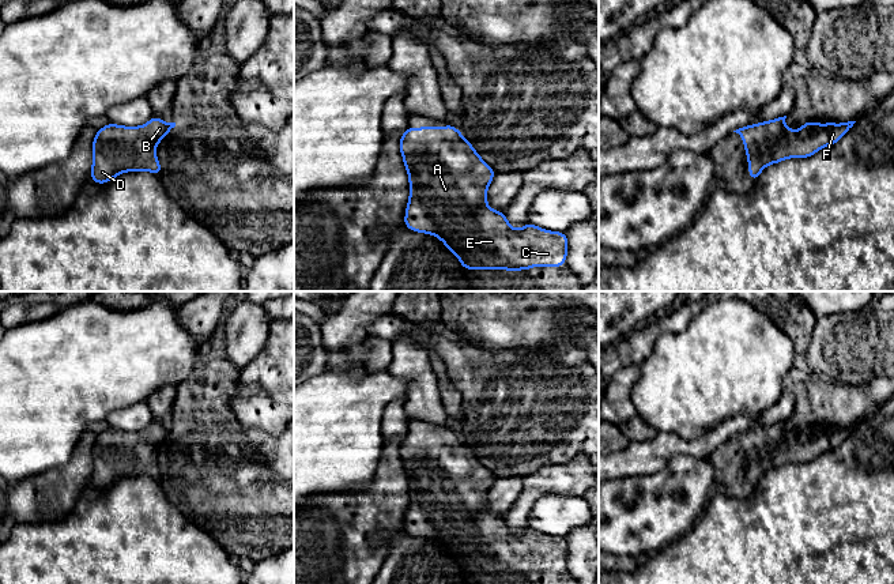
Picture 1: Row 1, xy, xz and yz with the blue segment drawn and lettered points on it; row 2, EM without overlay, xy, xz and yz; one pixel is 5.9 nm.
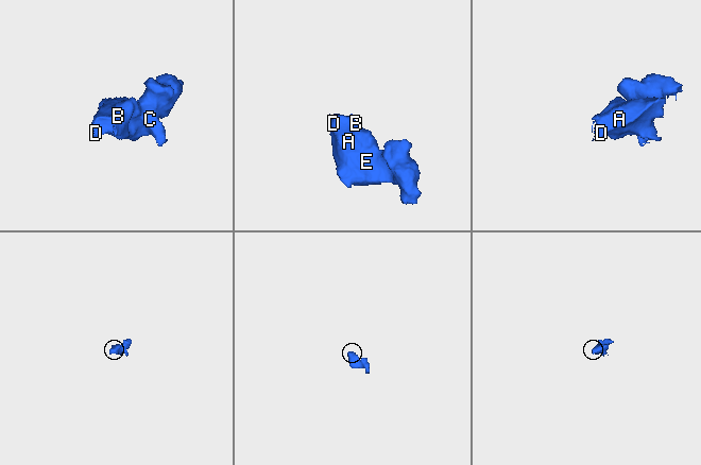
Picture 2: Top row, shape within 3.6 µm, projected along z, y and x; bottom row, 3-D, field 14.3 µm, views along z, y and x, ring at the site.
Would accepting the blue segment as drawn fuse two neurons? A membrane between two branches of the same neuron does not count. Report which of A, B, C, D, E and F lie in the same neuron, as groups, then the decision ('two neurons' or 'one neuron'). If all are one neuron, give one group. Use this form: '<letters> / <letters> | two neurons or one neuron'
A B C D E F | one neuron

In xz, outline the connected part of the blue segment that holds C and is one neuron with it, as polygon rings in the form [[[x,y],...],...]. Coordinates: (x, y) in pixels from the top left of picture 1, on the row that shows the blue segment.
[[[407,125],[400,140],[400,152],[408,173],[410,199],[404,216],[404,226],[412,231],[438,237],[446,248],[460,259],[464,270],[531,270],[535,265],[563,267],[567,256],[566,233],[548,231],[525,223],[516,230],[508,222],[505,212],[487,207],[487,186],[495,172],[479,157],[472,143],[463,139],[463,133],[453,125],[444,128],[427,125],[411,129]]]

